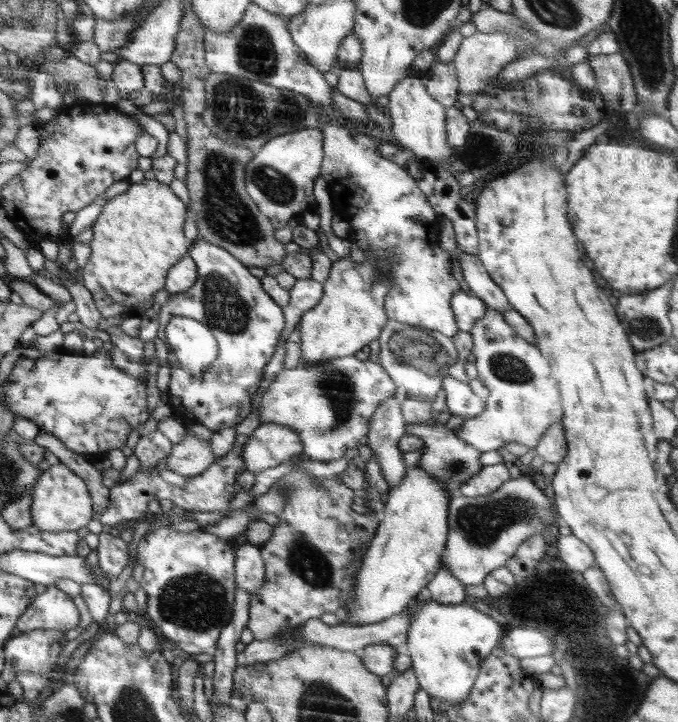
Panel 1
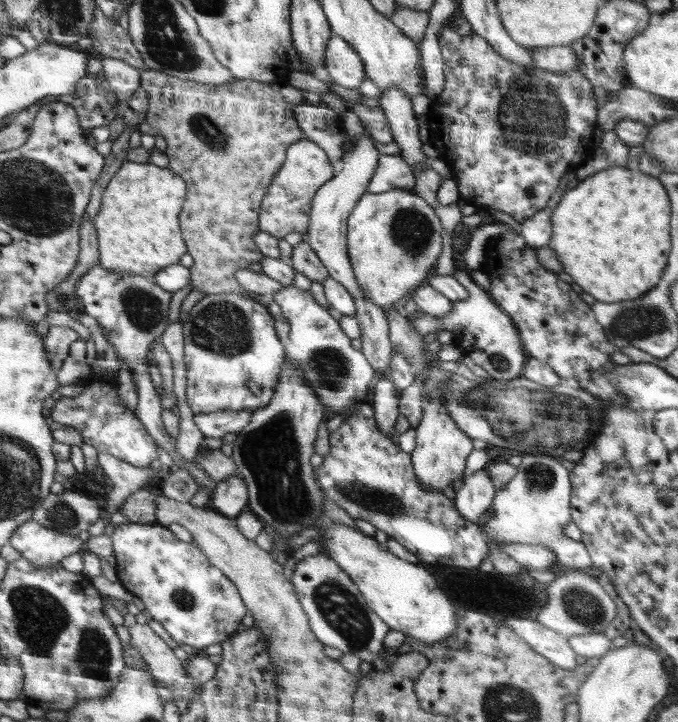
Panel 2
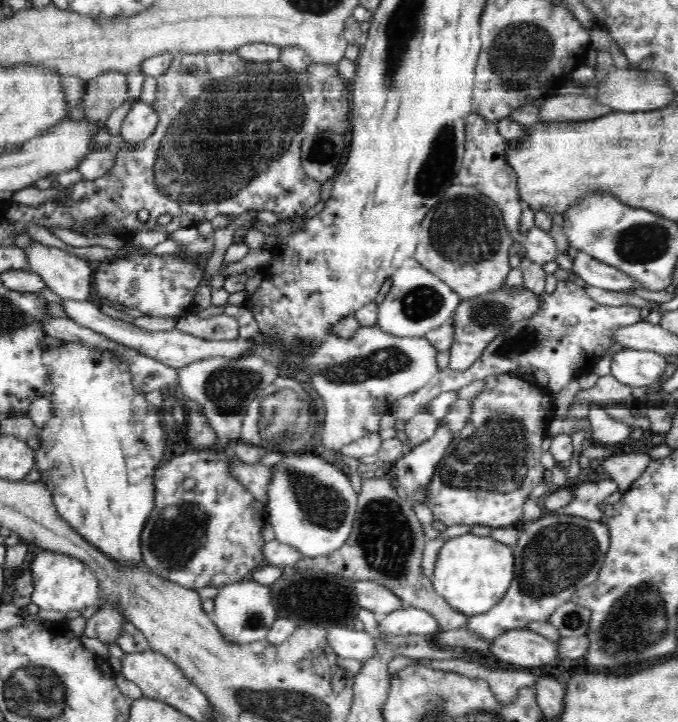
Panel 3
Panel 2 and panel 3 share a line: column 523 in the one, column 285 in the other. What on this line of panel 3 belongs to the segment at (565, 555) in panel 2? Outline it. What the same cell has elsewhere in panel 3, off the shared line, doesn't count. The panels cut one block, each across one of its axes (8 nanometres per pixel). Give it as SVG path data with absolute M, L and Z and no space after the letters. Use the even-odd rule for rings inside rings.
M303 451L299 455L287 455L283 460L270 467L274 469L274 478L268 484L267 521L272 525L275 540L288 544L304 557L328 555L345 547L353 532L353 523L357 515L357 494L352 487L346 468L337 463L329 463L318 455L308 455Z

